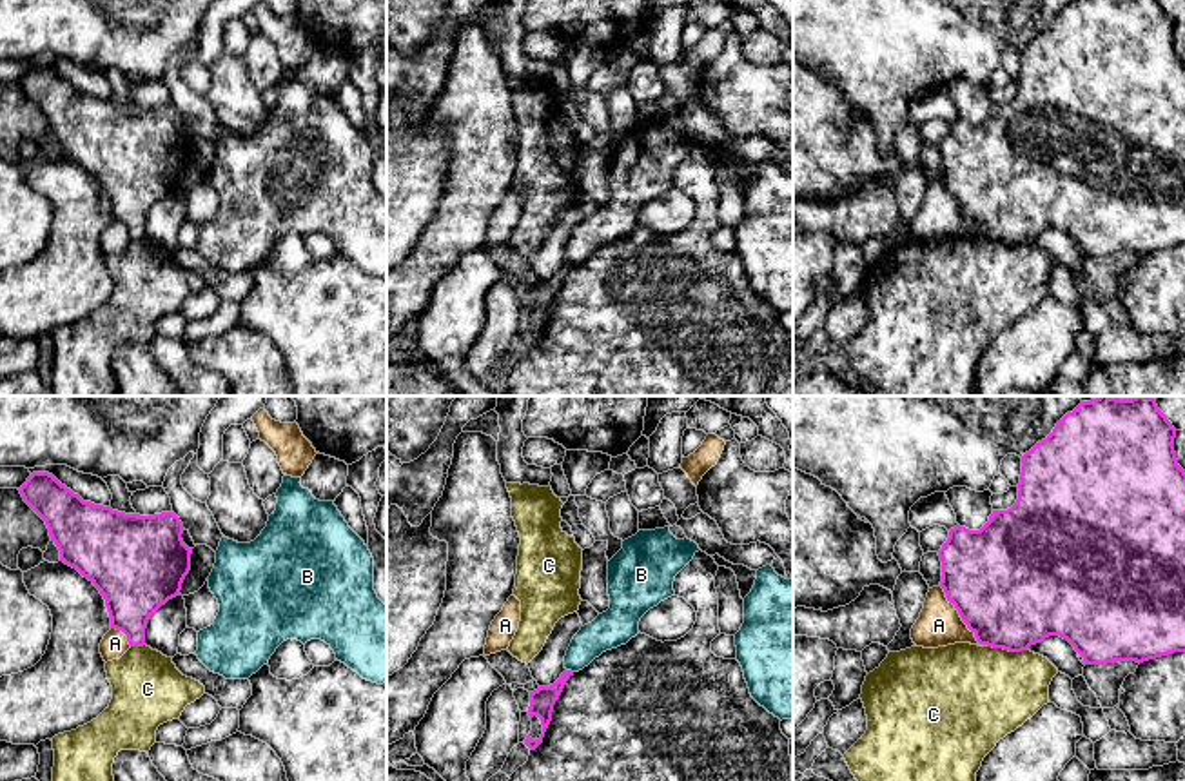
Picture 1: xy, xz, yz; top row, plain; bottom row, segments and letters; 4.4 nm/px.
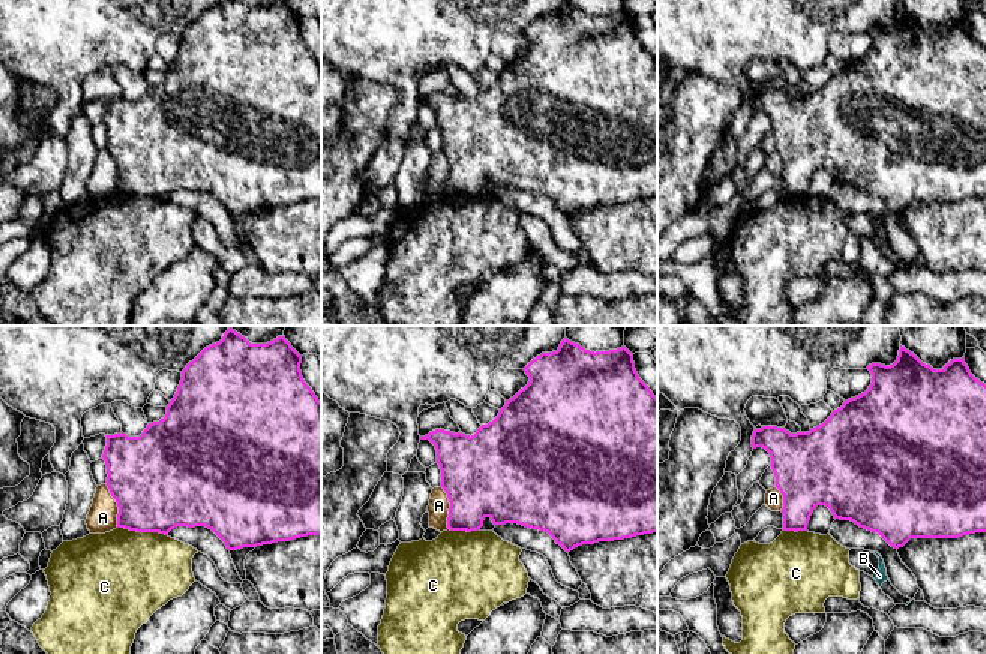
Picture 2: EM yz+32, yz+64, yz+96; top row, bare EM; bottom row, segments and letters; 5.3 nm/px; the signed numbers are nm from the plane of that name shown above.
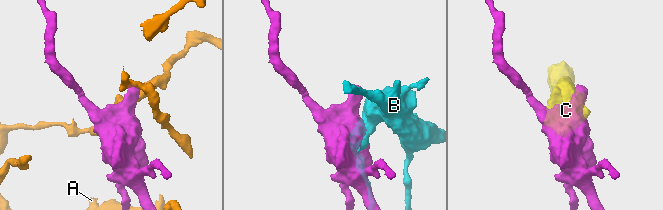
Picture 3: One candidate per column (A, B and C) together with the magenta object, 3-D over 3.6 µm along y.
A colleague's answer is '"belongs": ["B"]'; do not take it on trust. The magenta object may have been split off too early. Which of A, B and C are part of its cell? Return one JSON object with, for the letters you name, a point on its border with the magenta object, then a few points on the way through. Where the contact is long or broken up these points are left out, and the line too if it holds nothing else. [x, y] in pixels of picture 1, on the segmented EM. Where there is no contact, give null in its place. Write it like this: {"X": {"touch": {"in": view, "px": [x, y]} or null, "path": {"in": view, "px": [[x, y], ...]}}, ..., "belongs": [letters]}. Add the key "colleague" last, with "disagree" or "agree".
{"belongs": [], "colleague": "disagree"}

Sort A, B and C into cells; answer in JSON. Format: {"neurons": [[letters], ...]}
{"neurons": [["A"], ["B"], ["C"]]}

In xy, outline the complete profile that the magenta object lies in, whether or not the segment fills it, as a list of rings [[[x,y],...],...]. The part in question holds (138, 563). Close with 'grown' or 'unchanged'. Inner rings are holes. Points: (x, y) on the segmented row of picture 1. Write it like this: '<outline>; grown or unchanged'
[[[33,472],[18,489],[24,501],[45,521],[60,561],[76,568],[103,596],[111,628],[122,630],[131,647],[145,645],[151,616],[180,596],[191,570],[191,554],[183,539],[183,523],[174,512],[154,516],[125,514],[111,507],[83,501],[49,472]]]; unchanged

